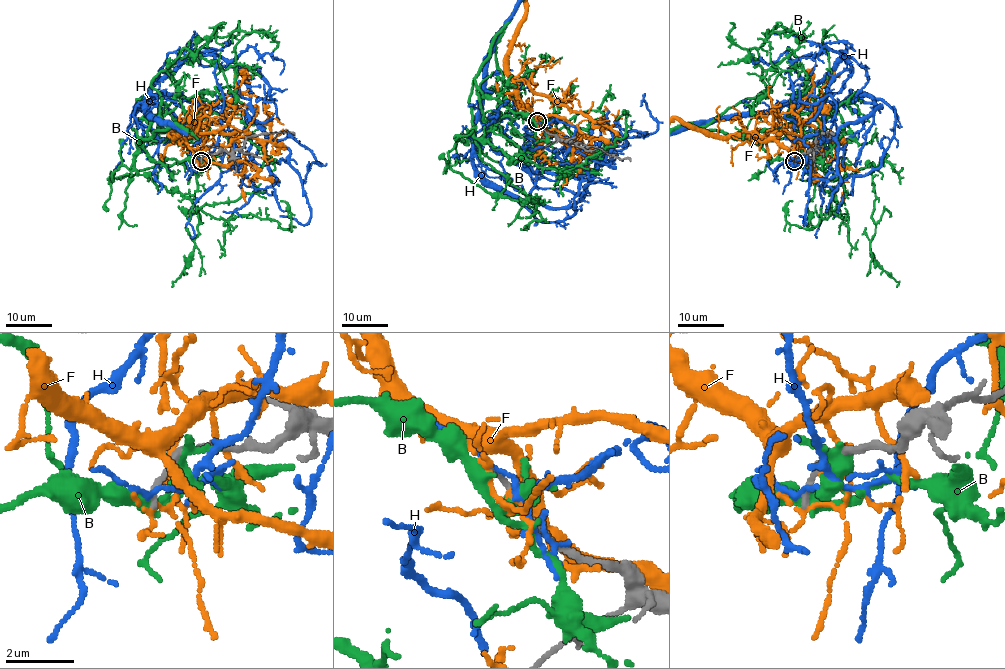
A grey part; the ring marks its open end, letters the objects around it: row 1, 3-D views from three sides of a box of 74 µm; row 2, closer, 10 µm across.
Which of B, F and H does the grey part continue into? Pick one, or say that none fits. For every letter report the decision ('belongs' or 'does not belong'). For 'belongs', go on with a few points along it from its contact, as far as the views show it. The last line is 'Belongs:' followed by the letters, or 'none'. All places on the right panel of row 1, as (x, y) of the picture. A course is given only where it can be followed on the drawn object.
B: does not belong
F: does not belong
H: does not belong
Belongs: none

